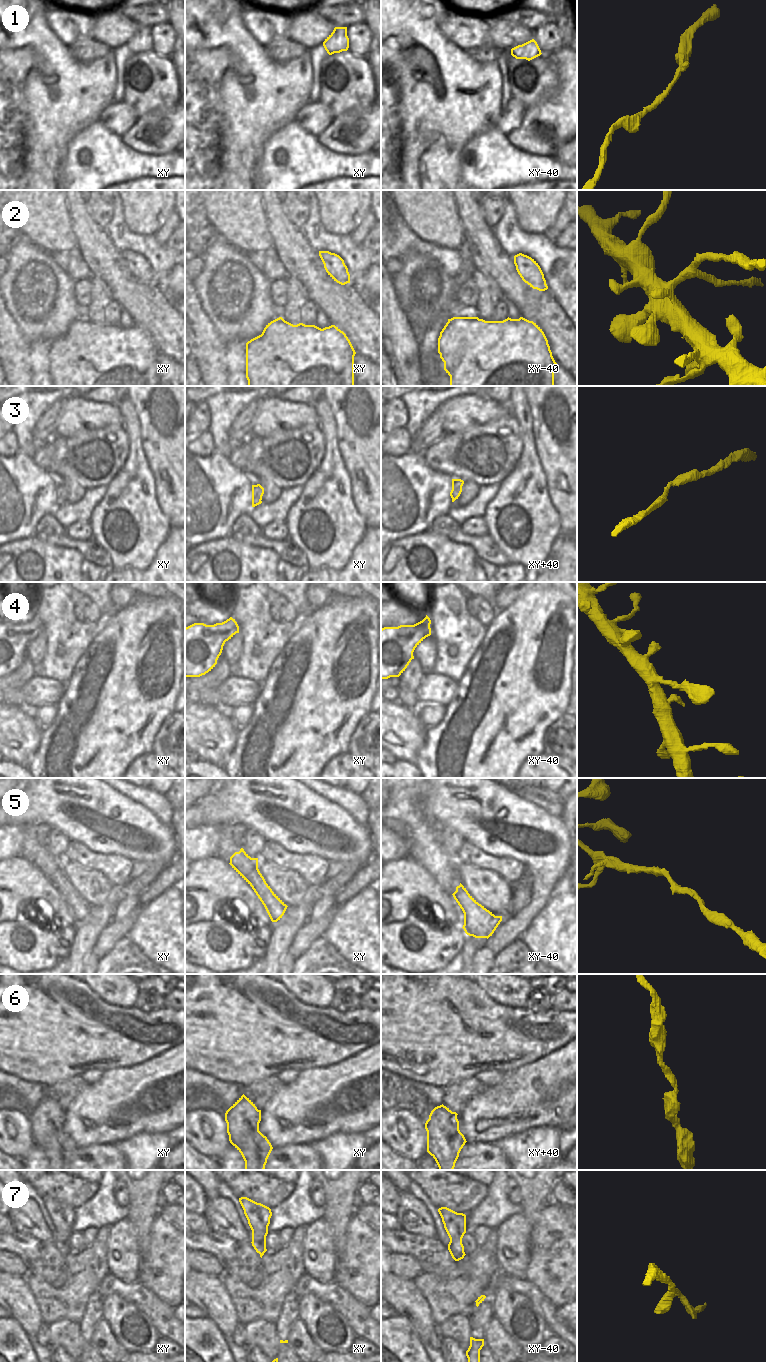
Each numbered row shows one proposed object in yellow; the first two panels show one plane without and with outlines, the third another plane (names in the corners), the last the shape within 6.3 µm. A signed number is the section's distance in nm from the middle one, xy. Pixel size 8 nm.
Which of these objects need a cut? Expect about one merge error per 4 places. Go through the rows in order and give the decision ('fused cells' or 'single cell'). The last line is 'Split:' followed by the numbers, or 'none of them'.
1: single cell
2: fused cells
3: single cell
4: single cell
5: single cell
6: single cell
7: single cell
Split: 2

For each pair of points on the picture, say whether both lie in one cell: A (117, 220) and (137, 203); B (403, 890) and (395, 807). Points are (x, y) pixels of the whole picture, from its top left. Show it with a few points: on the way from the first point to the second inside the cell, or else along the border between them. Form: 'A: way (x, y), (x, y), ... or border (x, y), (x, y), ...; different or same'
A: border (121, 200), (124, 221), (137, 234); different
B: border (407, 856), (426, 870); different

